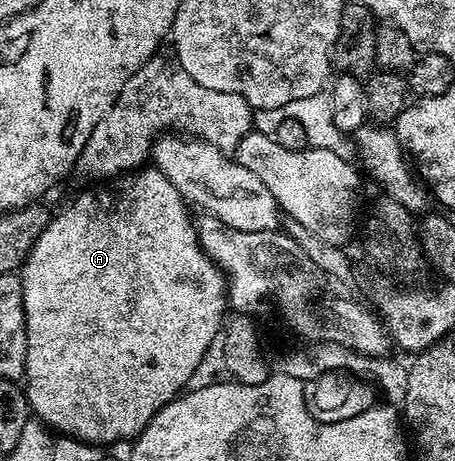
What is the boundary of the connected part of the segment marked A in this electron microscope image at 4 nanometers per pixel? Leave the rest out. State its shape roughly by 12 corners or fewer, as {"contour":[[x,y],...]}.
{"contour":[[155,165],[18,271],[45,427],[132,441],[226,322]]}

